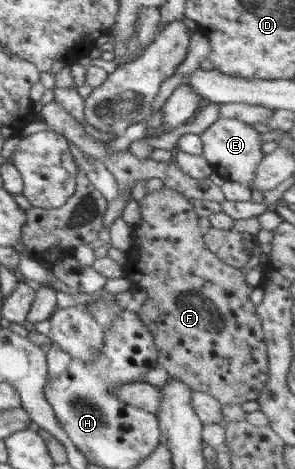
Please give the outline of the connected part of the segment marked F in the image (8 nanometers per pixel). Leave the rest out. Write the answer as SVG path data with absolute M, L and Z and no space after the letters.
M165 186L159 191L147 192L145 196L138 202L141 221L132 232L132 247L127 253L128 256L133 256L133 264L131 264L131 274L126 274L126 278L131 280L144 291L148 292L147 300L137 308L139 318L149 327L153 333L155 344L158 346L159 365L161 370L165 370L165 374L169 374L169 379L176 379L181 382L189 390L197 390L205 392L216 398L220 404L243 404L249 400L257 400L259 392L264 389L269 375L269 362L267 360L267 348L264 340L264 332L262 330L261 320L255 312L256 305L251 301L249 296L255 289L245 282L245 274L238 268L225 264L221 259L214 256L204 244L202 237L204 232L201 232L199 227L199 216L193 210L187 197L179 192L166 188Z

